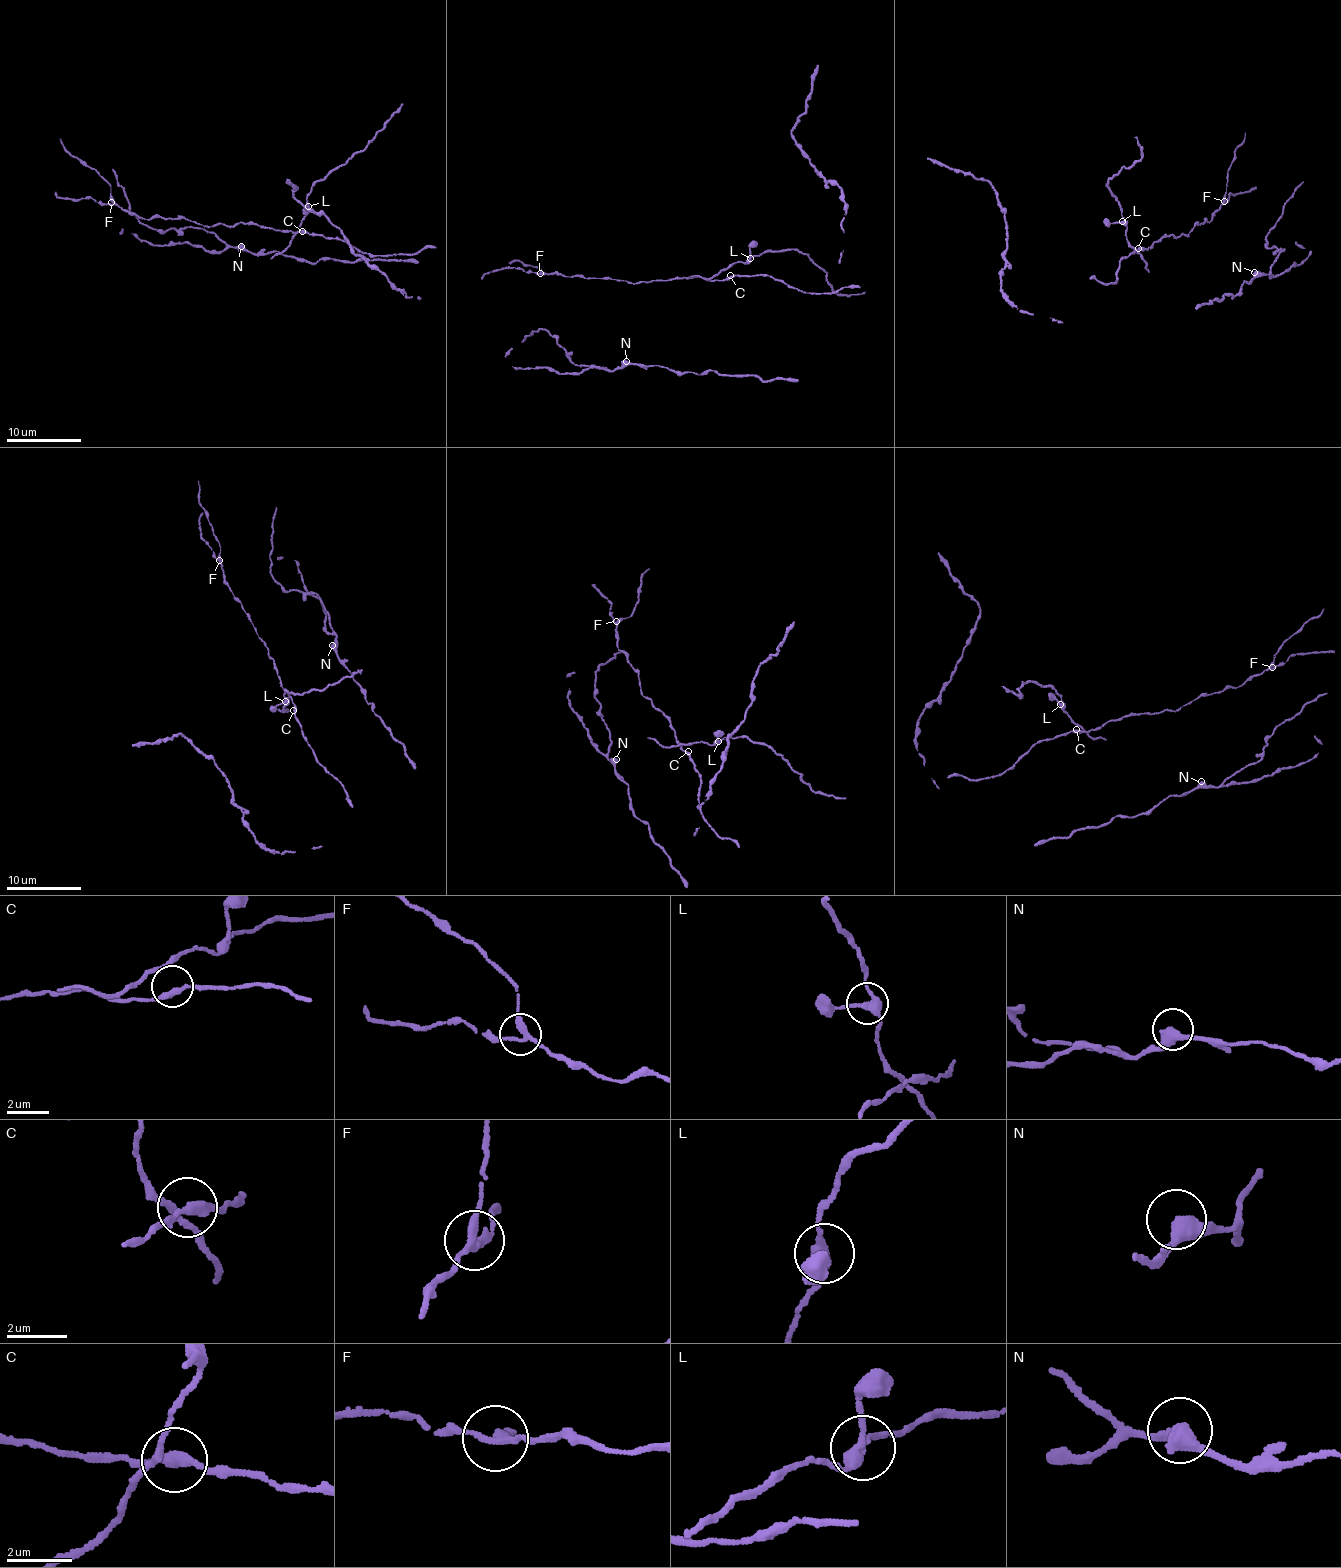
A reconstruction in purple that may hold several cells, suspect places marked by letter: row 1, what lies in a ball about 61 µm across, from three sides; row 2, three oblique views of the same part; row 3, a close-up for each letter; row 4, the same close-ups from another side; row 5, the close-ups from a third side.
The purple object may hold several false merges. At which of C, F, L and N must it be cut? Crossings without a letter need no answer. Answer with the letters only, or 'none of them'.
none of them

